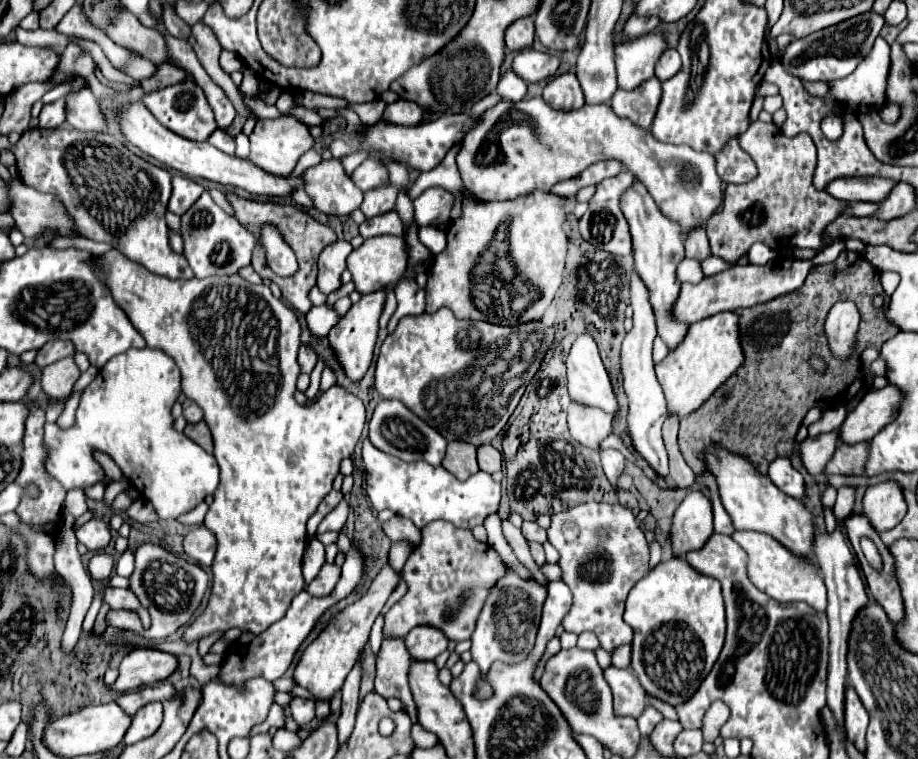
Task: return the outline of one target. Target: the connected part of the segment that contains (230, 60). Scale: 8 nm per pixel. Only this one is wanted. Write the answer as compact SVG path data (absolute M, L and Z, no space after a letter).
M224 50L224 52L221 52L219 63L226 74L232 74L236 70L244 70L244 60L236 52Z

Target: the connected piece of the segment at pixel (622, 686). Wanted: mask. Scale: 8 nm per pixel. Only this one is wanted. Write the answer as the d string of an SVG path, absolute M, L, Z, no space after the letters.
M608 666L604 670L604 680L612 688L614 714L638 718L646 706L646 692L638 684L638 678L634 676L634 672L632 670L620 670L616 666Z

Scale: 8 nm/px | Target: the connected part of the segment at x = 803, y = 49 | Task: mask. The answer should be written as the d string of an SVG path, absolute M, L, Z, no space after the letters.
M864 12L862 16L854 16L850 20L844 20L842 24L834 24L826 30L818 30L806 38L794 40L786 48L786 56L782 60L784 68L804 80L838 80L846 78L854 72L854 68L866 58L866 54L872 50L874 40L878 32L874 30L874 12Z

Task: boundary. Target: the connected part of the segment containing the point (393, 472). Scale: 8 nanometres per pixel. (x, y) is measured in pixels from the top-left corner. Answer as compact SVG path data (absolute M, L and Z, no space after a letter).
M370 438L362 442L362 460L366 468L366 492L372 506L378 512L392 510L394 514L412 520L416 528L424 528L432 520L448 520L458 528L474 528L482 524L488 514L496 512L502 496L500 484L494 482L486 472L478 472L466 482L460 482L442 466L430 466L426 462L404 462L396 456L390 456L374 448Z

